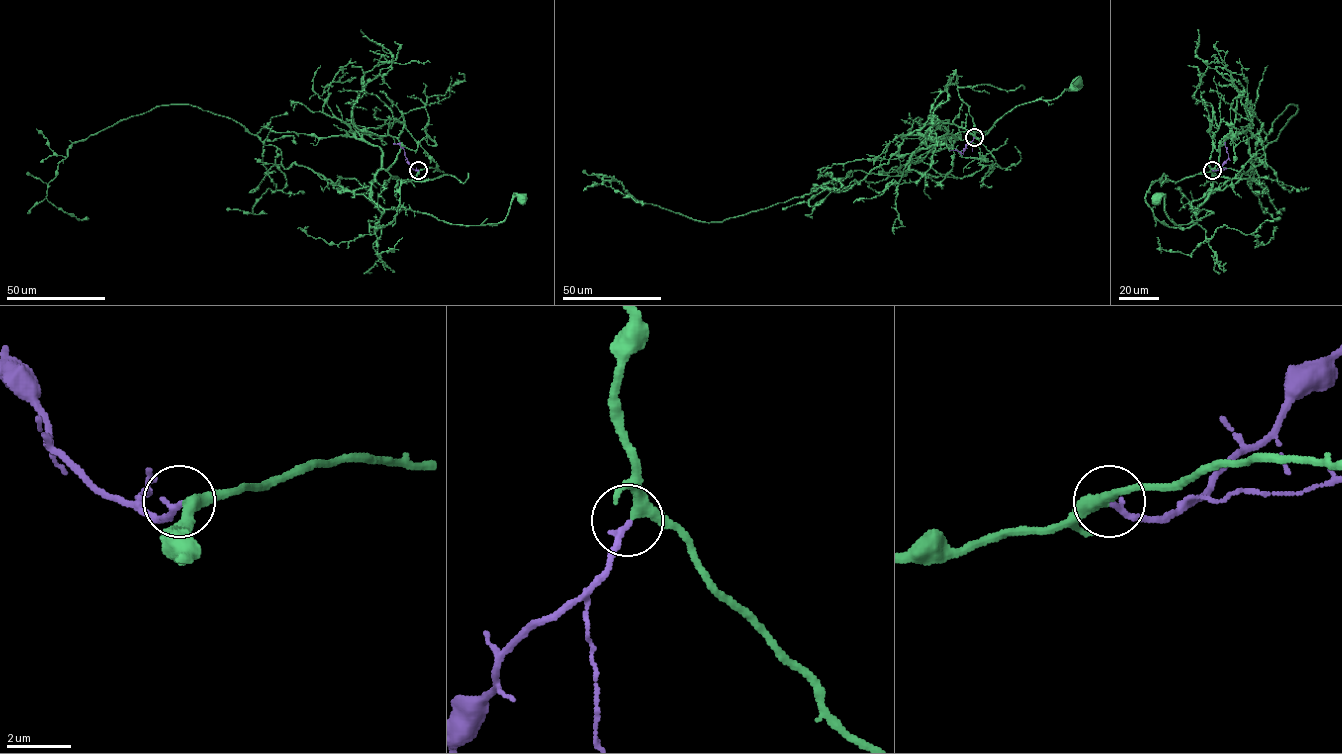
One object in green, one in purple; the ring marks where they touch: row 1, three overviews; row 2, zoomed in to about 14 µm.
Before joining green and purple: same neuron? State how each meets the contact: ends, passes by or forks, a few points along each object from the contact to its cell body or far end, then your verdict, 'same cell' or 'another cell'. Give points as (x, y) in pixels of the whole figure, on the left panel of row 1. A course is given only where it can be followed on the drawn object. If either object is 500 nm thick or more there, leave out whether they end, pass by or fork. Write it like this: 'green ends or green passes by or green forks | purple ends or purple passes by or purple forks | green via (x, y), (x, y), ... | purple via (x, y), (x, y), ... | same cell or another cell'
green passes by | purple ends | green via (418, 170), (400, 180), (395, 219), (375, 228), (385, 209), (496, 223), (522, 199) | purple via (418, 170), (410, 166), (400, 145), (393, 143) | same cell

